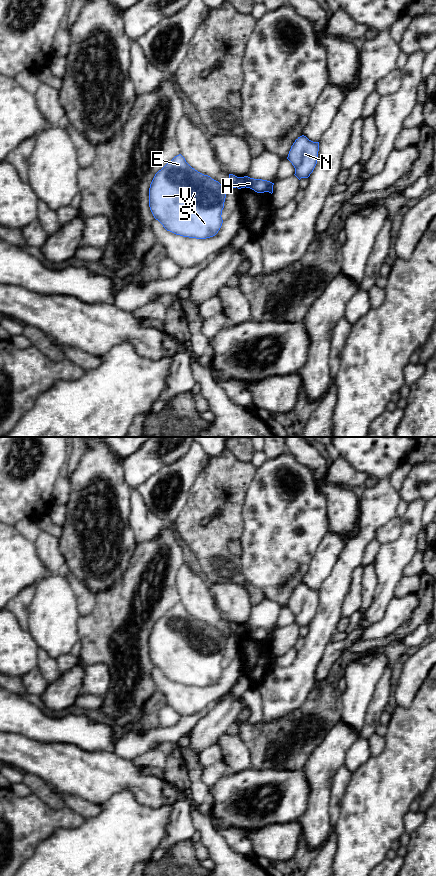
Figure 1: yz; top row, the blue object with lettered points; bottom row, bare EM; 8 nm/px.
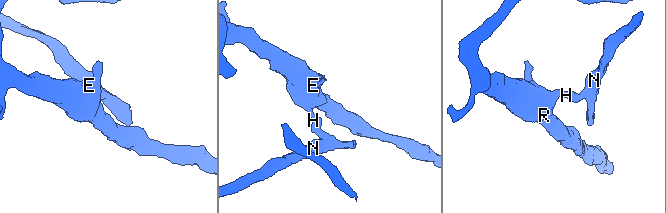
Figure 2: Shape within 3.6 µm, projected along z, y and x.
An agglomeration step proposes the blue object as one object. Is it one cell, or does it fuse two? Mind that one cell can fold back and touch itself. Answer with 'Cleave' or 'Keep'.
Cleave

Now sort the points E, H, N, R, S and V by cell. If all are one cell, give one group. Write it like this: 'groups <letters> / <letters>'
groups E R S V / H N

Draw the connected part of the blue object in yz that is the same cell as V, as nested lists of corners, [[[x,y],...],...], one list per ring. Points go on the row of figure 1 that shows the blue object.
[[[179,154],[168,162],[161,170],[159,170],[149,188],[149,207],[156,220],[158,220],[163,227],[176,235],[183,237],[206,239],[215,236],[220,230],[222,220],[222,210],[226,194],[230,188],[236,188],[239,177],[229,174],[230,185],[229,188],[224,188],[218,181],[212,179],[208,175],[204,175],[194,168],[192,168]]]

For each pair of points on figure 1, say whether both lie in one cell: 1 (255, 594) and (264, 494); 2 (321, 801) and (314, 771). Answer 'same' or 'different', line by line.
1: different
2: same

